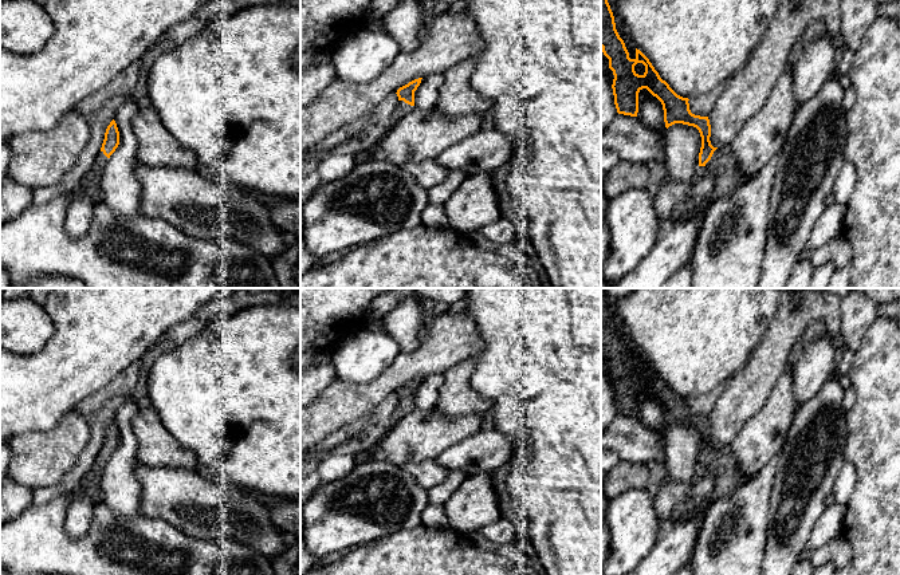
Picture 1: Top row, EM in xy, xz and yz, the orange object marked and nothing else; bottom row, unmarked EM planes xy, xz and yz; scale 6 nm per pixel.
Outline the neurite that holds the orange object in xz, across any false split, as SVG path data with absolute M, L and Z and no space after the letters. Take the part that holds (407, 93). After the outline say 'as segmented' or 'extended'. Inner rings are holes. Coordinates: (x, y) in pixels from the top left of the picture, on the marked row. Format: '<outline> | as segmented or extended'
M423 78L414 79L408 84L400 87L397 90L398 105L393 114L392 126L396 125L400 119L402 119L406 114L413 111L414 107L414 91L420 86Z | extended

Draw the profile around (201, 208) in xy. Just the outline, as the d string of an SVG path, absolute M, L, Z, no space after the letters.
M137 162L141 182L139 205L149 217L158 217L197 239L232 237L266 255L272 263L286 251L282 231L272 222L268 205L256 194L233 185L220 185L199 172L170 166L148 166Z

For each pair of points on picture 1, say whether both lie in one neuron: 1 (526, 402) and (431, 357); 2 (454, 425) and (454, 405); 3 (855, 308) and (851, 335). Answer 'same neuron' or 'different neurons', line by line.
1: different neurons
2: different neurons
3: same neuron

